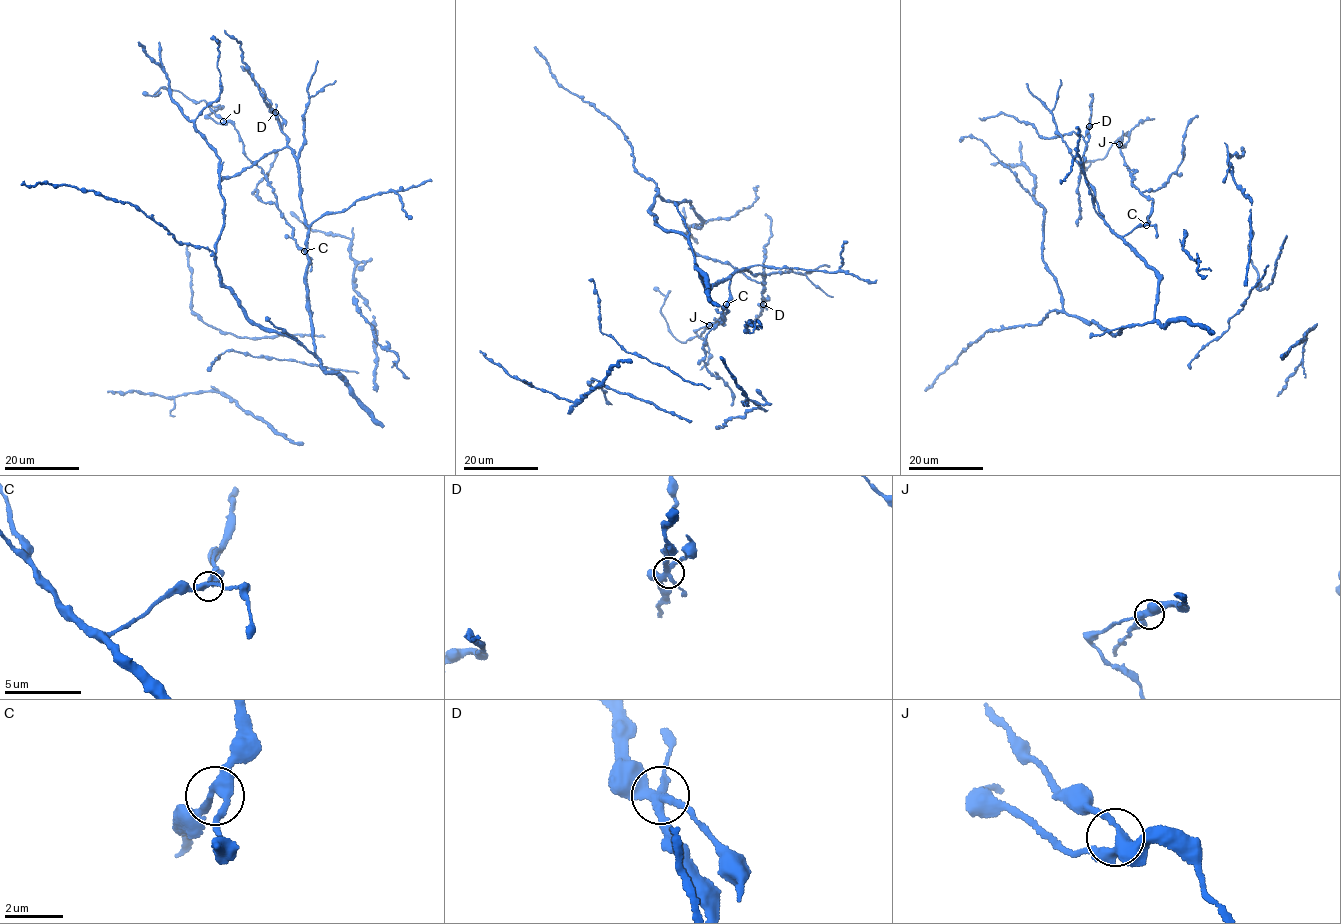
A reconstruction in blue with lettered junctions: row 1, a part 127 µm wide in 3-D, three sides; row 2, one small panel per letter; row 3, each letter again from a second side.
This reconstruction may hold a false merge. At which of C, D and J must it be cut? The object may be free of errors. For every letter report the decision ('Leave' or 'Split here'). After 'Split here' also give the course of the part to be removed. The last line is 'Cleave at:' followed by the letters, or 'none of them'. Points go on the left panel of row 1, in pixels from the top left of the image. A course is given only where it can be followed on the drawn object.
C: Leave
D: Split here. Course of the part to remove: (275, 112), (285, 126)
J: Leave
Cleave at: D

